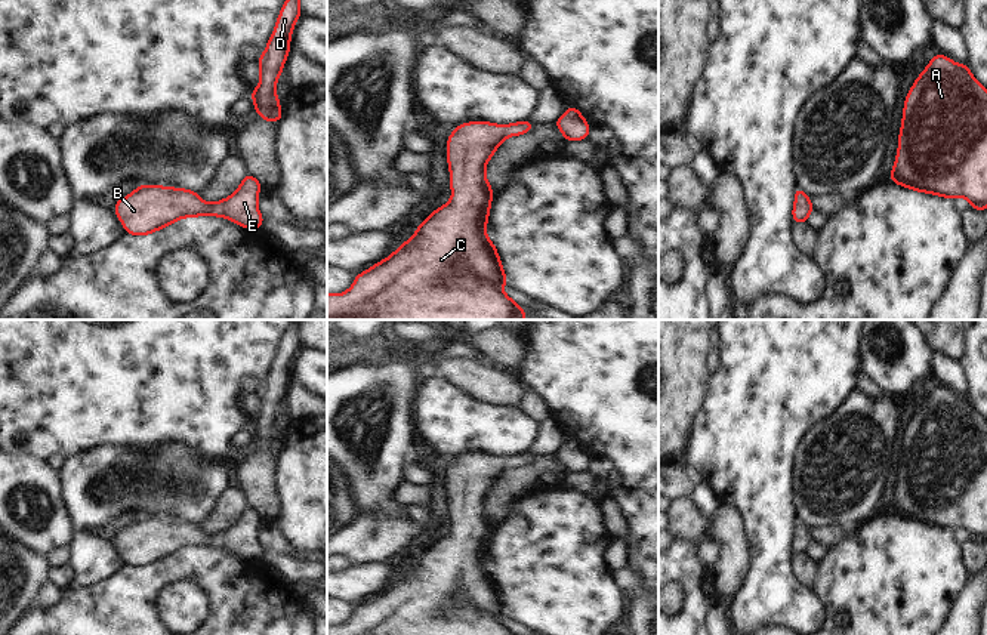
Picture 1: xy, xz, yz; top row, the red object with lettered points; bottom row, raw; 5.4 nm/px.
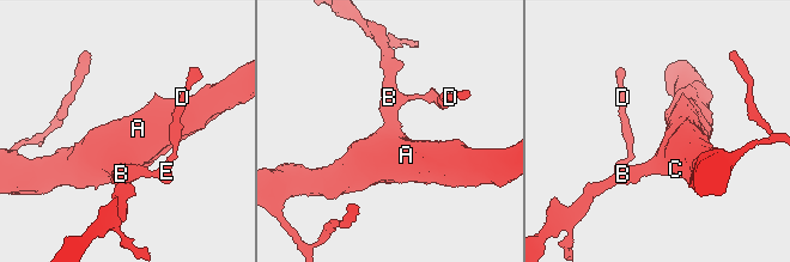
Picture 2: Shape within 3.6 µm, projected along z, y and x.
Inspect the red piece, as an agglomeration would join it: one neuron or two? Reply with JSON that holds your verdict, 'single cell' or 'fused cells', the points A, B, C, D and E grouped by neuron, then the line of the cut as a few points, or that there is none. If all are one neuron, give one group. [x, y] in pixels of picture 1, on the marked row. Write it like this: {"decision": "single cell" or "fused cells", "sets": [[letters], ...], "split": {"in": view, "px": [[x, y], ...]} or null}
{"decision": "single cell", "sets": [["A", "B", "C", "D", "E"]], "split": null}

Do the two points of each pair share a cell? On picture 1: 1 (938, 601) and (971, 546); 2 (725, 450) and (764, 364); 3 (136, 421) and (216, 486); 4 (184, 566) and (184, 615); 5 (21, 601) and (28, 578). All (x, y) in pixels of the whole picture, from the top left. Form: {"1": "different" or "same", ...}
{"1": "different", "2": "same", "3": "different", "4": "different", "5": "same"}

